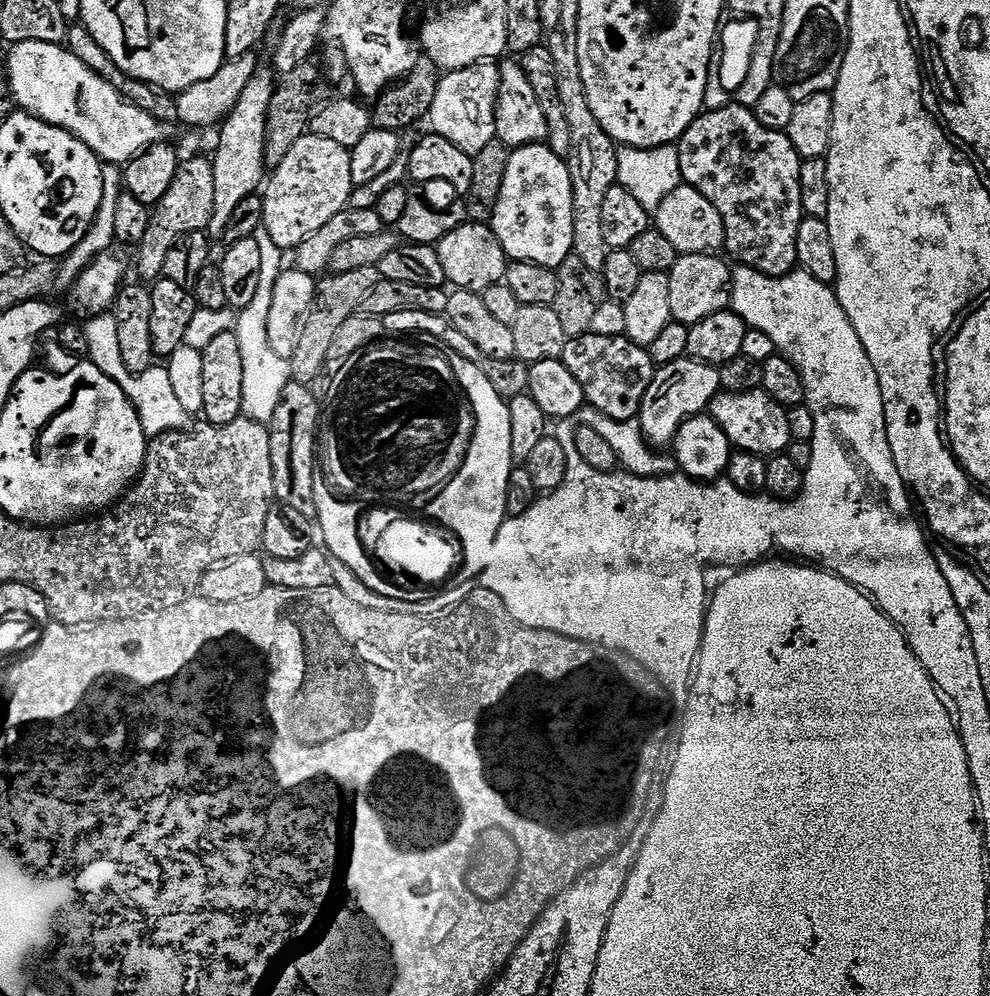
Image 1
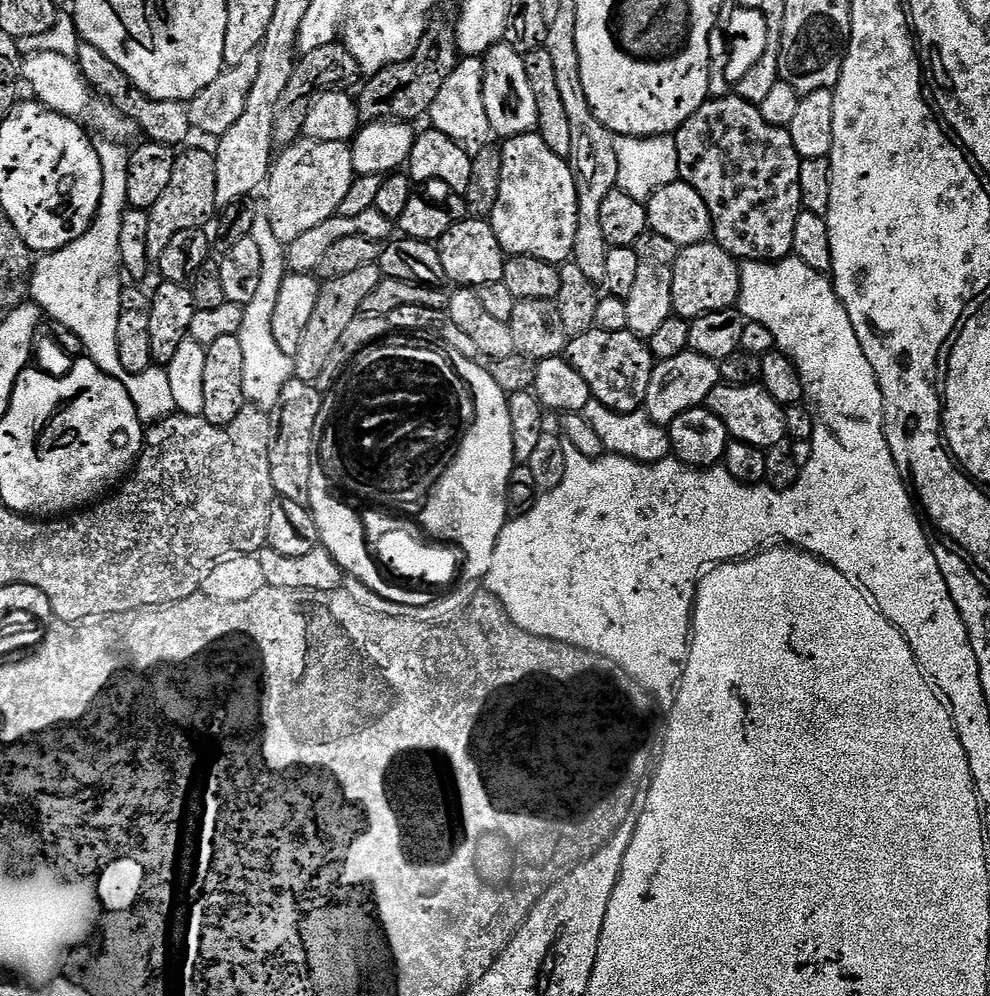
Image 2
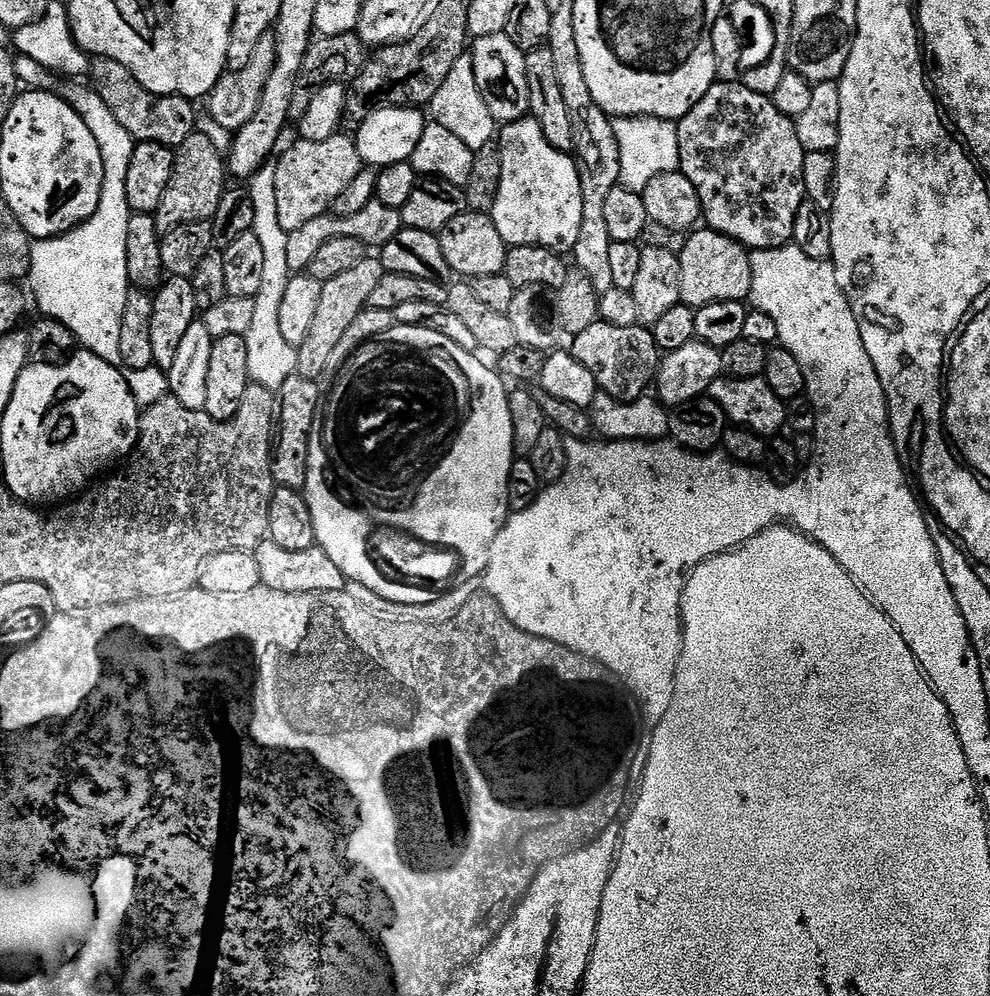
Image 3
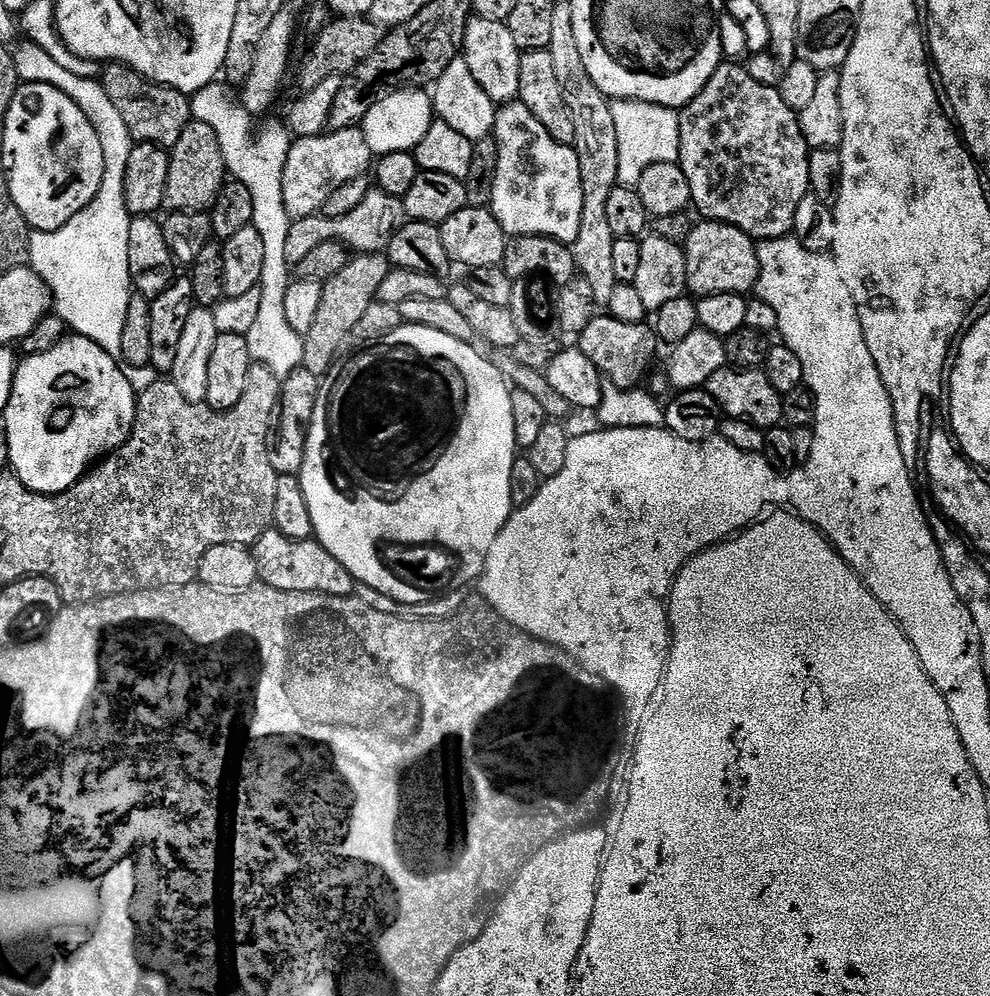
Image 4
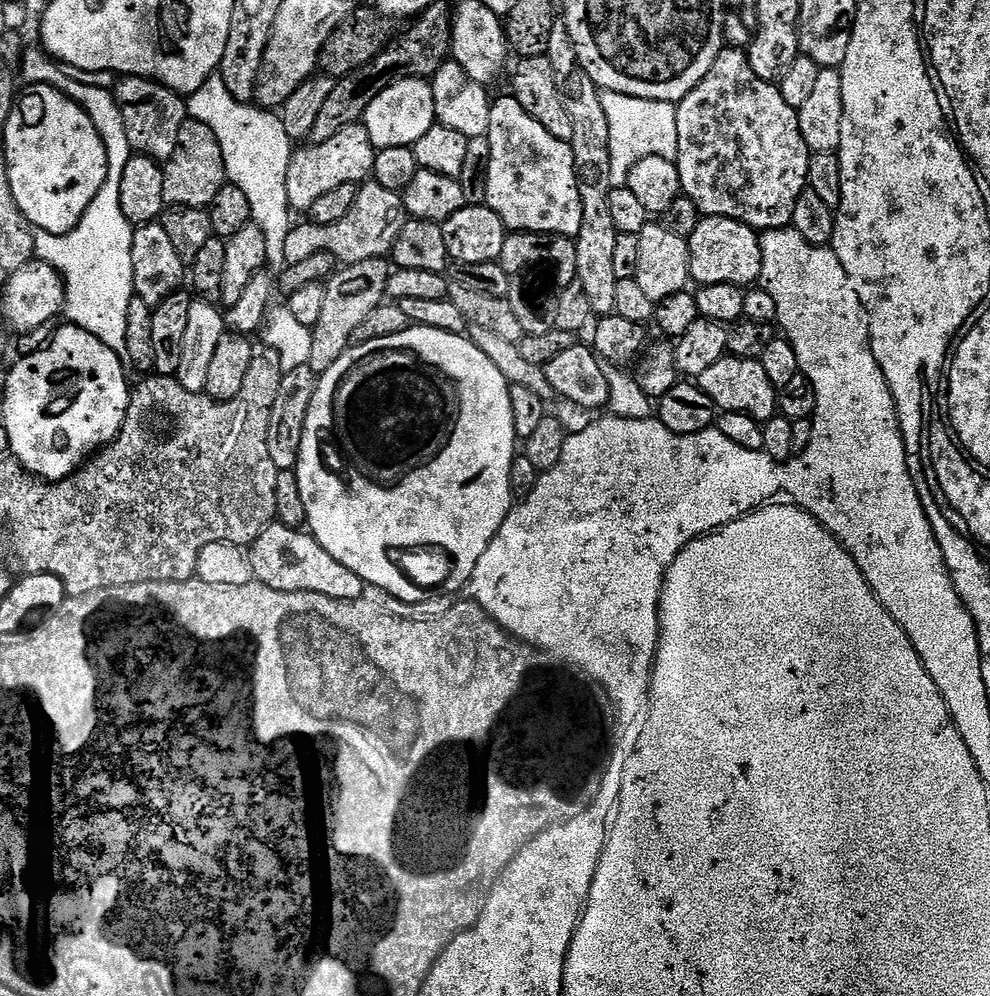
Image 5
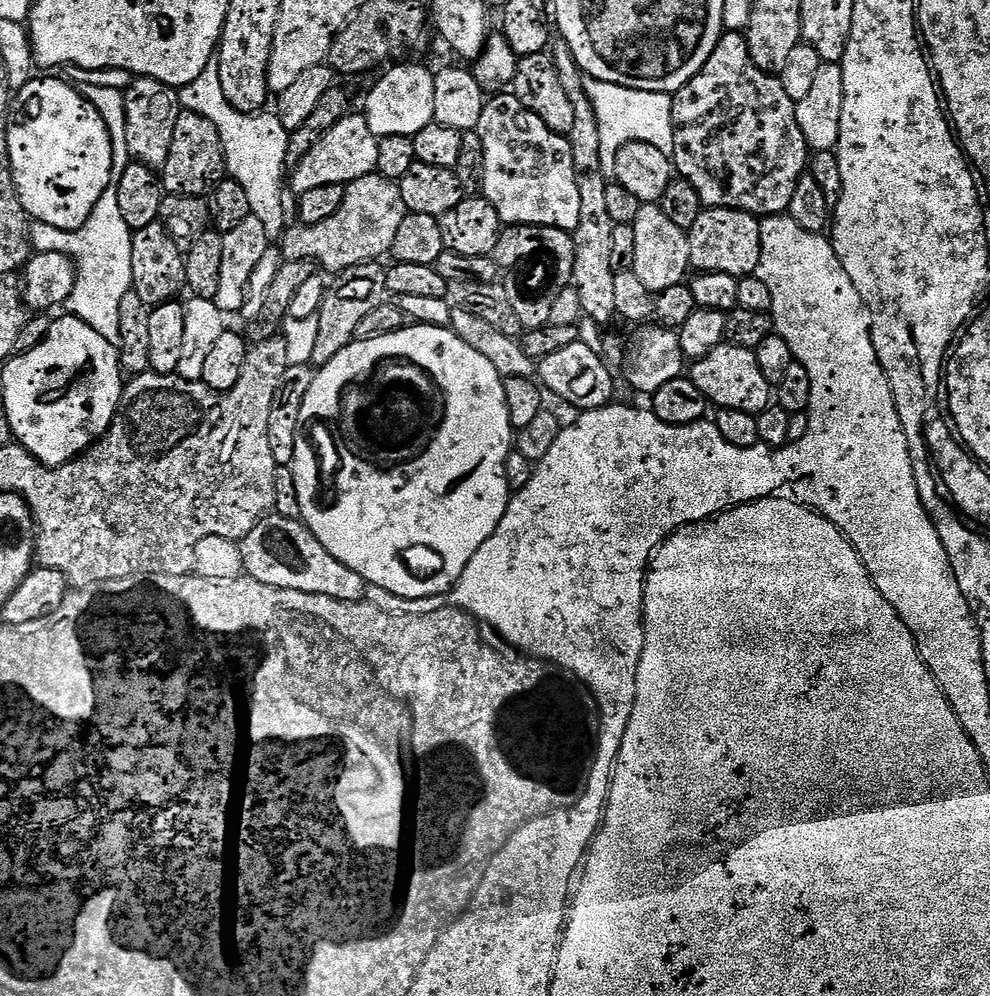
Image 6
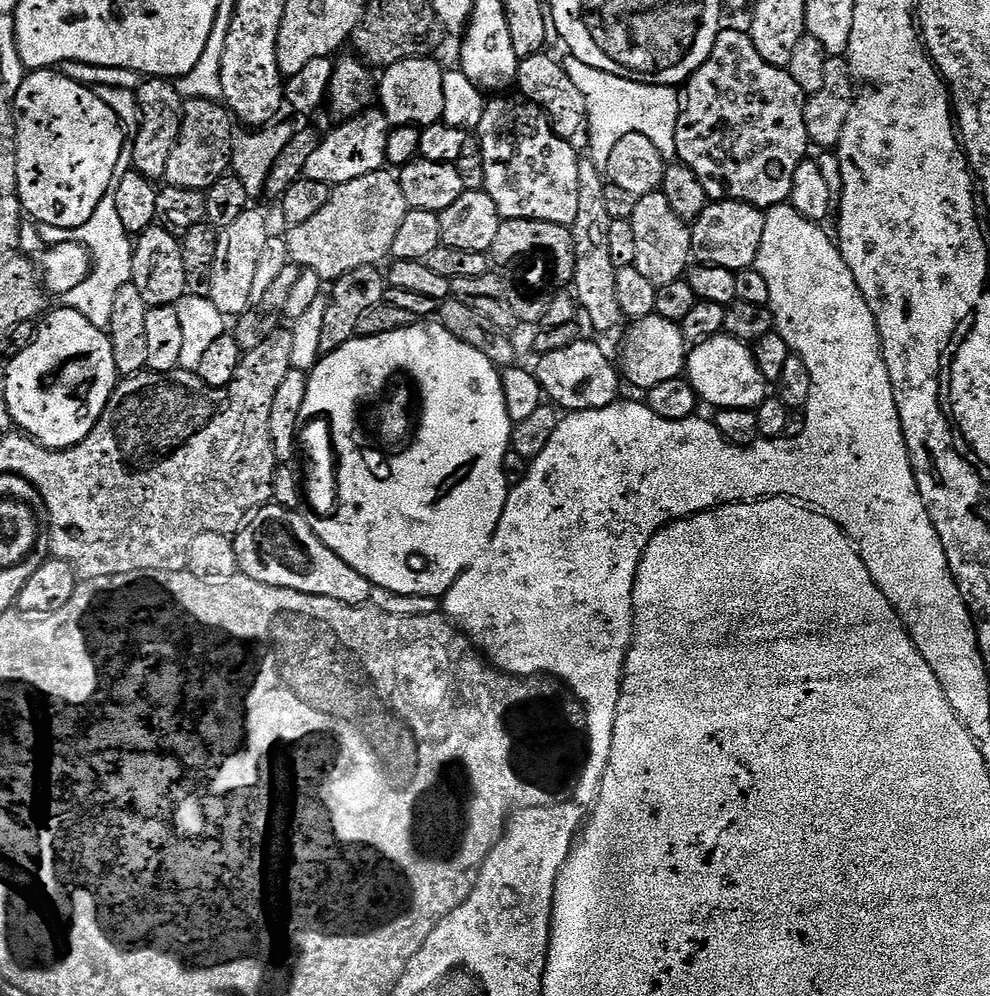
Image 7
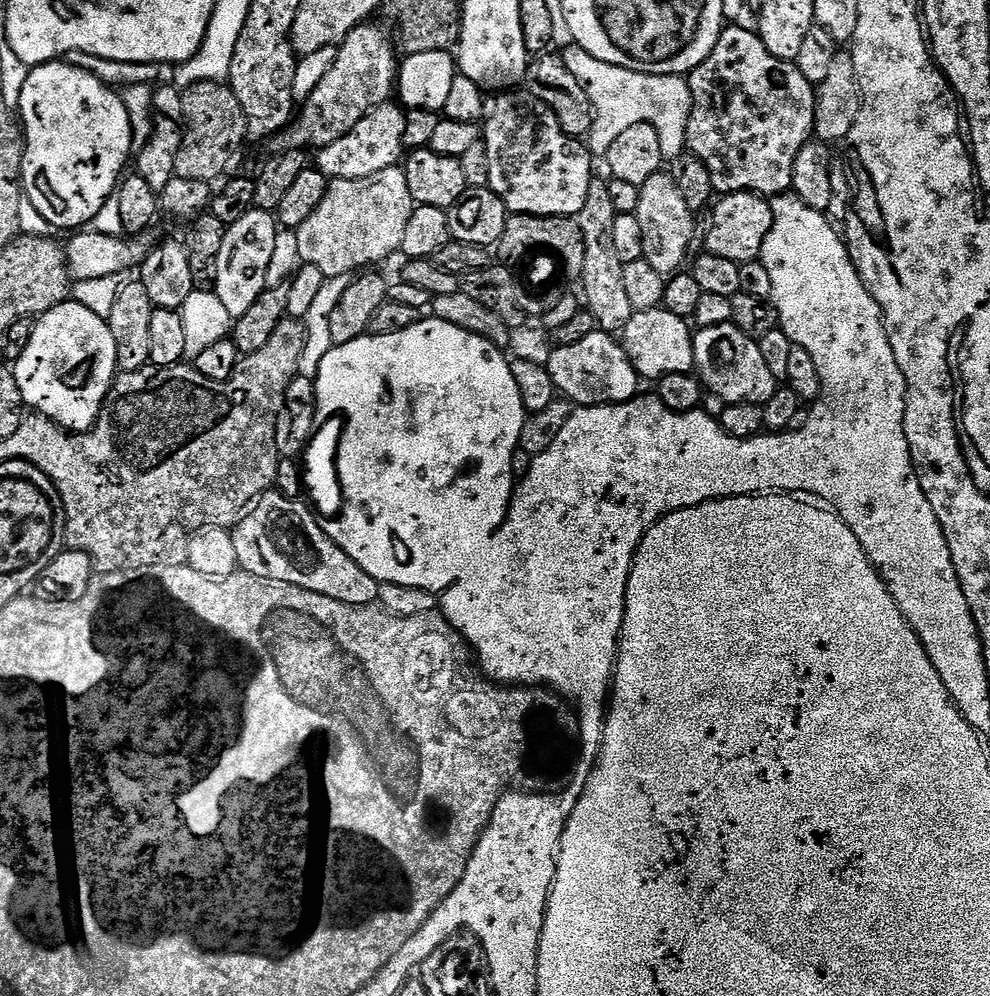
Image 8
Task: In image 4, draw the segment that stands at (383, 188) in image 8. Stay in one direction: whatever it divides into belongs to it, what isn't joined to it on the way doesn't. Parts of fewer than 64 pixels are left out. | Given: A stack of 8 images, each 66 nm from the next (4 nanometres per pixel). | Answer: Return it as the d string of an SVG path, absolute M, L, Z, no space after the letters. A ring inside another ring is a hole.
M369 190L366 199L351 214L346 214L346 218L332 220L329 216L317 214L301 220L293 220L290 235L286 238L286 258L289 265L298 266L302 262L302 258L306 258L306 254L310 254L310 250L315 250L316 247L322 246L322 242L331 240L339 240L356 254L384 252L405 220L403 199L392 197L379 190Z

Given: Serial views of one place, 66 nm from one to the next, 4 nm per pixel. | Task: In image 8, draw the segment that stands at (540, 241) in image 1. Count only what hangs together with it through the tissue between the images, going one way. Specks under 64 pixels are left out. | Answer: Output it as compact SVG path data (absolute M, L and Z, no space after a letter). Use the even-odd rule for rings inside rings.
M509 90L497 95L493 100L496 101L493 104L491 101L490 111L482 124L482 141L489 154L487 187L508 207L509 213L518 216L579 217L579 212L584 207L589 207L590 197L594 191L594 160L589 149L579 139L567 136L558 118L531 92Z

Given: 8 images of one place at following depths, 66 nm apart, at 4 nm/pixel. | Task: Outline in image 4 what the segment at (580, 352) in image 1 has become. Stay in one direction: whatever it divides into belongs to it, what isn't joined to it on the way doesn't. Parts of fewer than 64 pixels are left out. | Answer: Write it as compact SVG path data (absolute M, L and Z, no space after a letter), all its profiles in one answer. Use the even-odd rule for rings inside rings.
M597 314L578 338L580 352L594 362L601 377L625 389L640 388L645 383L648 367L656 356L656 346L658 339L651 323L618 322L618 318L607 314Z

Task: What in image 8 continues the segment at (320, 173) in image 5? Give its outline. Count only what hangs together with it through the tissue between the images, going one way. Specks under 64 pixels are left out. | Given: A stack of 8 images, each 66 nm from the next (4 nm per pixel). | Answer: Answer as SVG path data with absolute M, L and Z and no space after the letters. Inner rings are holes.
M382 102L368 112L338 142L330 142L330 146L319 149L315 167L323 176L332 180L353 180L354 178L370 178L387 168L395 168L405 155L404 135L408 131L408 119L405 109L399 103Z

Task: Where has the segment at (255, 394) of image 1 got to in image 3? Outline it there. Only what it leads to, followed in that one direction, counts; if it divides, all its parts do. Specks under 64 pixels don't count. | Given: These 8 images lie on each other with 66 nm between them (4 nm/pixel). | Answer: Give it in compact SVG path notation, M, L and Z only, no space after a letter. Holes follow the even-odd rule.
M265 166L250 177L250 183L246 188L254 202L252 231L255 232L262 246L262 286L254 298L254 318L251 321L250 330L243 338L246 342L246 359L250 362L248 375L251 383L278 390L282 382L286 382L286 378L297 375L297 348L290 346L290 342L286 342L278 322L282 297L286 294L286 286L292 281L294 274L290 270L290 262L286 262L288 233L282 230L282 222L278 220L278 189L275 182L275 167Z

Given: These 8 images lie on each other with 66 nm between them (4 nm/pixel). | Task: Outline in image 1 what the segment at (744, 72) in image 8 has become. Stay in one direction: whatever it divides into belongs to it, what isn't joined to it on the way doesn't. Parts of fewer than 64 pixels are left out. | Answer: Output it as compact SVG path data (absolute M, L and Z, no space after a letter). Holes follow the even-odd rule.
M729 102L727 105L725 105L722 108L718 108L714 111L705 111L703 114L697 116L696 121L693 122L693 124L690 125L687 130L683 134L680 135L680 139L678 141L678 147L680 150L680 178L683 183L688 184L691 186L694 190L698 190L698 194L702 194L702 198L706 198L709 200L709 202L712 203L714 206L714 210L718 210L718 214L722 214L722 226L724 227L724 248L726 249L727 255L731 257L733 261L734 259L737 260L737 265L743 266L745 268L753 268L754 270L758 270L762 274L766 274L767 276L784 276L788 272L793 271L797 267L796 262L796 243L798 242L798 226L800 223L803 222L803 220L806 219L804 215L804 207L800 204L802 202L802 190L800 189L800 166L802 163L802 158L798 154L798 150L794 150L794 146L790 142L790 138L788 137L787 131L779 132L778 130L770 130L769 128L766 128L762 126L762 122L758 122L758 118L756 117L755 111L751 108L744 108L742 105L735 103L735 102Z

